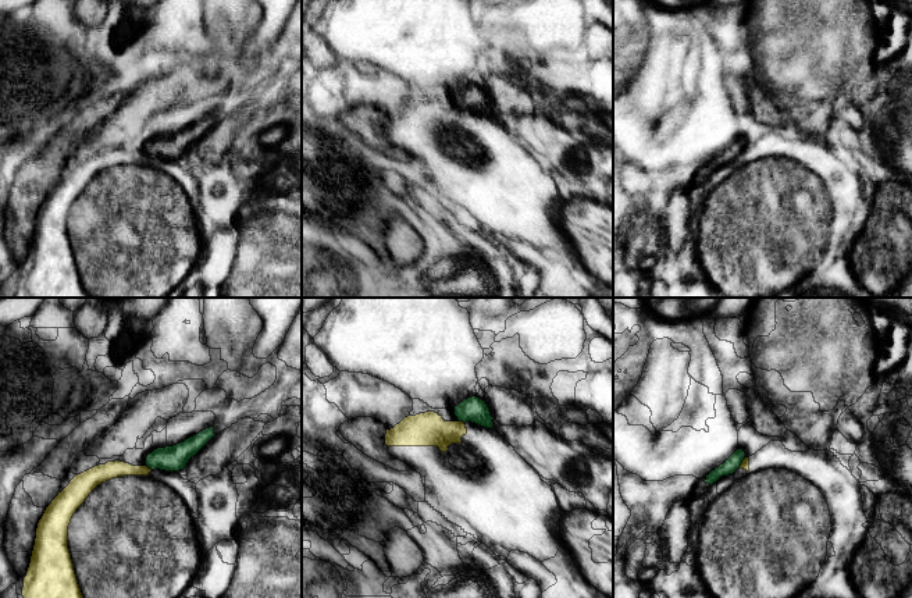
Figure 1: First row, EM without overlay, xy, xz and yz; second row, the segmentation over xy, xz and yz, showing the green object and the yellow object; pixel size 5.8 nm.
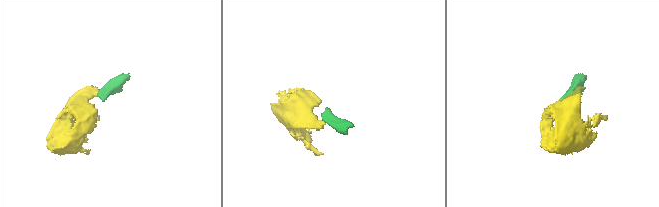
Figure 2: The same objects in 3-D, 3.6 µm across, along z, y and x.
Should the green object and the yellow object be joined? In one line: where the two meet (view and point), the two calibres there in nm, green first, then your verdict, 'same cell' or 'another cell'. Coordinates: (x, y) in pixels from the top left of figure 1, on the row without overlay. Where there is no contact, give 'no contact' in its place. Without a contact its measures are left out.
contact xy (149, 156); calibres 150 and 100 nm; another cell

